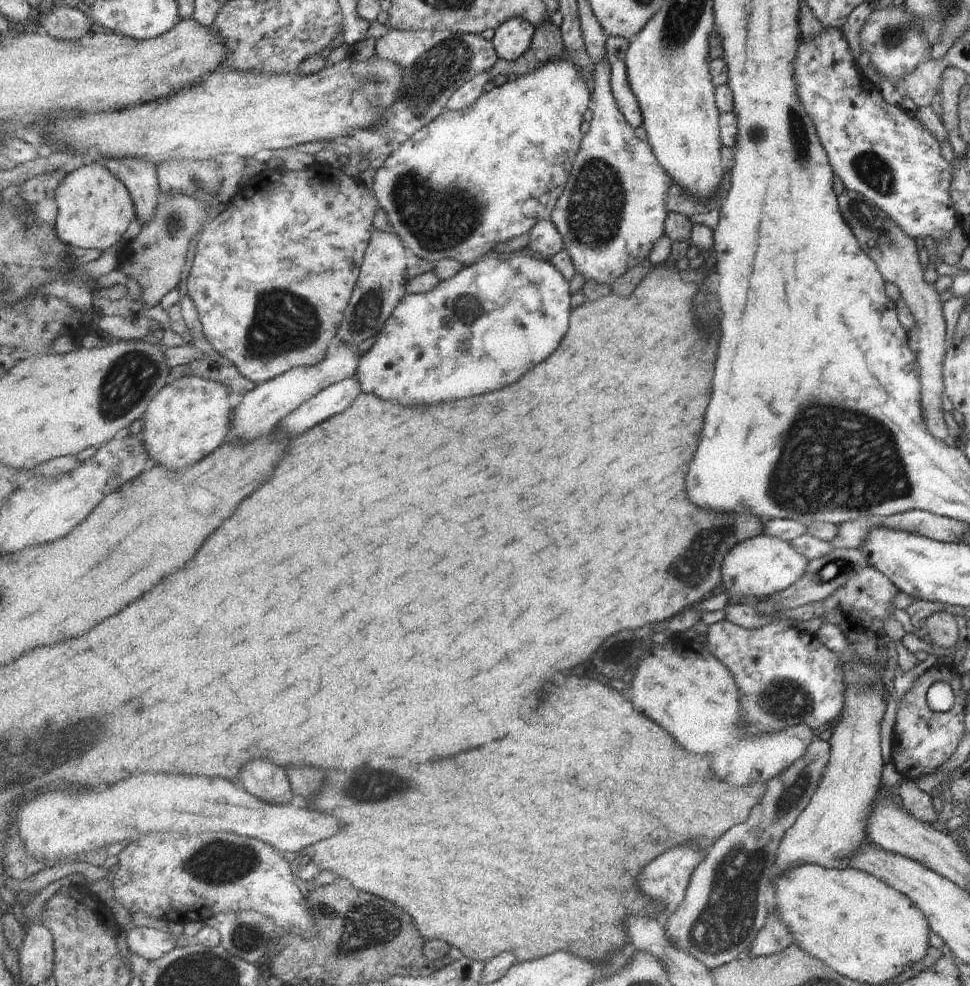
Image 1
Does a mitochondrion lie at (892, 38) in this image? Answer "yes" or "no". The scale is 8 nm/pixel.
yes

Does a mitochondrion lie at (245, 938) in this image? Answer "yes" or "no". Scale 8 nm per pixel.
yes

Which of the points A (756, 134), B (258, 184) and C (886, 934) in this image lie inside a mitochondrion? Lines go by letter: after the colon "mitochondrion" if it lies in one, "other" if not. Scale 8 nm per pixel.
A: other
B: other
C: other

